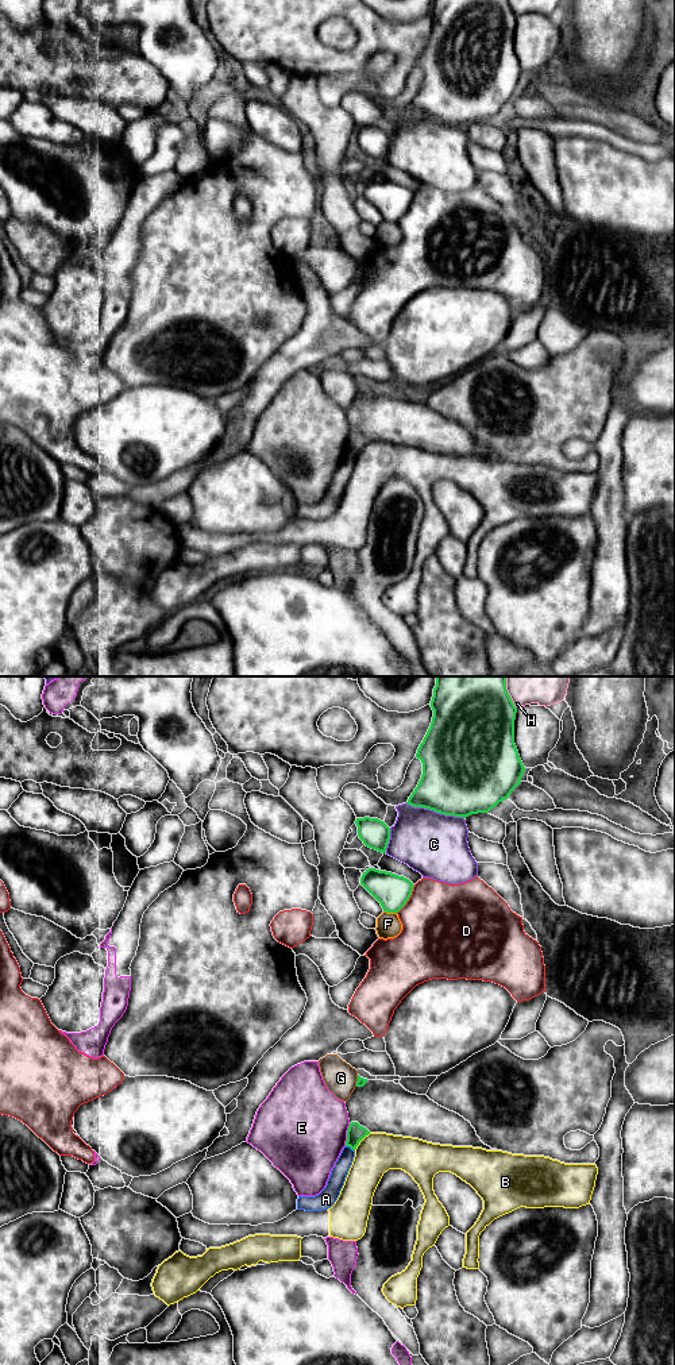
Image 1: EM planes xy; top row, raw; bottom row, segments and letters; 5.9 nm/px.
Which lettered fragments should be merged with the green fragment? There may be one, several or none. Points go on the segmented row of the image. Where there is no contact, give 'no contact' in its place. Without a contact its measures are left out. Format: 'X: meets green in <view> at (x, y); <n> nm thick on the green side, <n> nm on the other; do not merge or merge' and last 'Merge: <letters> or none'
A: meets green in xy at (350, 1146); 110 nm thick on the green side, 100 nm on the other; do not merge
B: meets green in xy at (361, 1140); 110 nm thick on the green side, 240 nm on the other; do not merge
C: meets green in xy at (435, 810); 460 nm thick on the green side, 380 nm on the other; do not merge
D: meets green in xy at (408, 899); 200 nm thick on the green side, 480 nm on the other; do not merge
E: meets green in xy at (347, 1134); 110 nm thick on the green side, 500 nm on the other; do not merge
F: meets green in xy at (390, 912); 200 nm thick on the green side, 140 nm on the other; do not merge
G: meets green in xy at (358, 1080); 50 nm thick on the green side, 190 nm on the other; do not merge
H: meets green in xy at (508, 693); 480 nm thick on the green side, 320 nm on the other; do not merge
Merge: none

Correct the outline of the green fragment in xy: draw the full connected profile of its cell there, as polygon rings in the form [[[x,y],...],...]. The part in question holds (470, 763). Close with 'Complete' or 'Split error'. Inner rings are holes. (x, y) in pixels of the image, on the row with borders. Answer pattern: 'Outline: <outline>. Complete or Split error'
Outline: [[[436,676],[431,707],[432,722],[416,753],[423,763],[423,775],[406,803],[463,818],[489,813],[509,798],[526,770],[514,744],[517,707],[506,690],[506,676]]]. Complete

